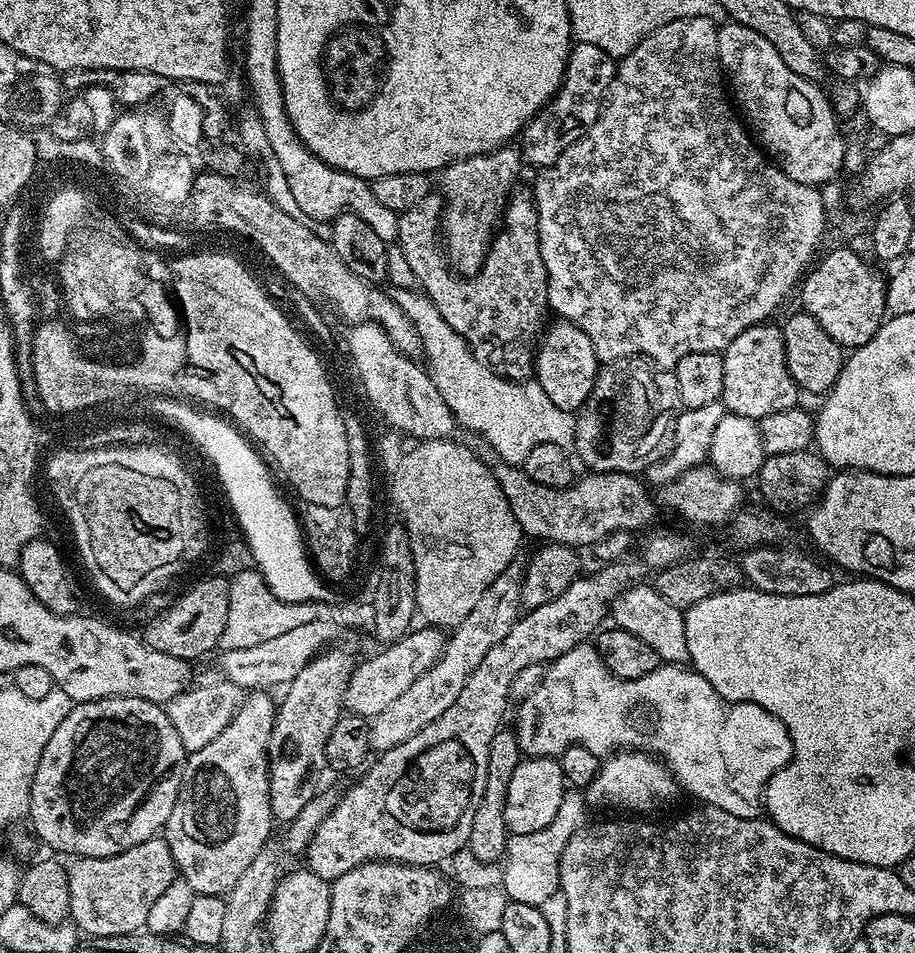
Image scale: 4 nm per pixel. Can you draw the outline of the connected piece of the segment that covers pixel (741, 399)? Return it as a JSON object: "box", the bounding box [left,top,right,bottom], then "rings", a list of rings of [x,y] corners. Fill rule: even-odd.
{"box":[720,322,798,422],"rings":[[[765,322],[742,330],[742,334],[730,342],[722,355],[724,365],[720,400],[731,415],[758,422],[766,418],[766,414],[797,407],[798,389],[786,366],[784,333],[777,325],[775,328],[772,322]]]}

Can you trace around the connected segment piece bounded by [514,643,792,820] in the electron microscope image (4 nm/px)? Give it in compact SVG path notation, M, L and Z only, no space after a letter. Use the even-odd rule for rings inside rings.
M591 643L579 644L574 650L562 654L562 658L551 661L551 663L547 665L538 690L534 690L534 694L530 694L526 699L519 701L517 708L520 709L516 712L514 731L520 743L520 751L525 757L550 756L558 758L570 746L581 744L582 746L586 746L586 750L590 750L595 756L601 758L607 757L609 755L608 744L612 744L612 732L616 732L616 728L620 728L620 716L624 716L624 720L628 720L628 712L632 712L632 704L636 704L636 700L652 700L652 704L656 704L656 708L660 708L660 748L664 748L664 752L668 752L664 763L676 764L676 768L680 768L680 773L677 774L677 776L684 776L684 781L679 784L679 787L683 789L683 791L688 791L690 795L697 796L697 798L700 799L697 801L699 801L701 805L709 804L718 810L726 810L726 814L734 814L738 818L755 820L761 815L764 787L770 782L770 778L774 773L778 770L782 770L792 760L792 739L786 730L786 726L777 716L770 714L762 706L758 706L757 704L737 704L723 700L714 690L714 686L710 686L710 682L706 682L706 678L702 673L689 670L684 666L661 666L642 678L619 680L619 678L604 665L599 652L596 651Z

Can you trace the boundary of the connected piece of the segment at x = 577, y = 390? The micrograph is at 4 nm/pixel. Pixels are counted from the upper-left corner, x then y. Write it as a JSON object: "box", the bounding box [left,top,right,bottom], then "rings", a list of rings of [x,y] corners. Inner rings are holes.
{"box":[534,318,602,413],"rings":[[[556,318],[553,321],[553,324],[551,321],[545,327],[536,349],[534,380],[554,406],[564,412],[575,413],[586,402],[602,364],[596,359],[590,338],[586,338],[581,328],[574,326],[569,320]]]}

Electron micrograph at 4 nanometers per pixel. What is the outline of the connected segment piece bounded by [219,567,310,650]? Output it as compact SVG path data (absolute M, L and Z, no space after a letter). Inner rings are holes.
M255 567L231 577L228 593L230 594L230 610L226 614L226 630L222 630L222 638L219 642L219 647L223 650L243 650L245 646L255 646L257 642L267 642L269 638L286 634L298 626L306 626L306 622L310 619L308 604L291 604L276 597L264 580L264 576Z

